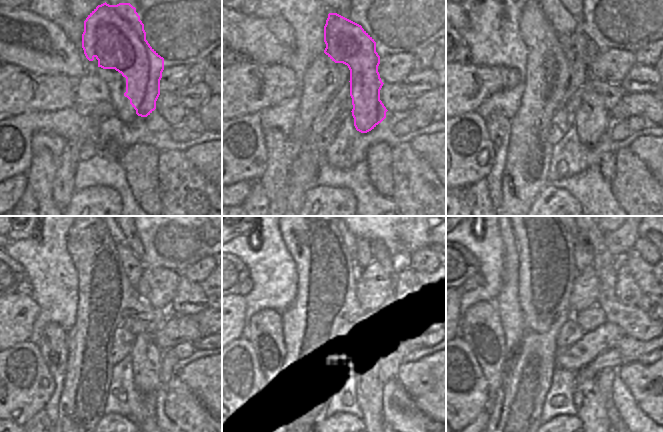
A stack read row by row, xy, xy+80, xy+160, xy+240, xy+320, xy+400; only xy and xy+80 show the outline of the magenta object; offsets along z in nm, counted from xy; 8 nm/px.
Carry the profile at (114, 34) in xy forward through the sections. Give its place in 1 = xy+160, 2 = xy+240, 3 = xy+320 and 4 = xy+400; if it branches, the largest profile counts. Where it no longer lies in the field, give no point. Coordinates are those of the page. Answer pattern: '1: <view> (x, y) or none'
1: xy+160 (600, 119)
2: xy+240 (150, 362)
3: xy+320 (392, 371)
4: xy+400 (618, 375)

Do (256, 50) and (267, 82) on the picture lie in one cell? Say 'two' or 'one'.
two

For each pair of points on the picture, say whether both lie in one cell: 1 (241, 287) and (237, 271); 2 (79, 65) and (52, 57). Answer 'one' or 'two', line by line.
1: one
2: one

